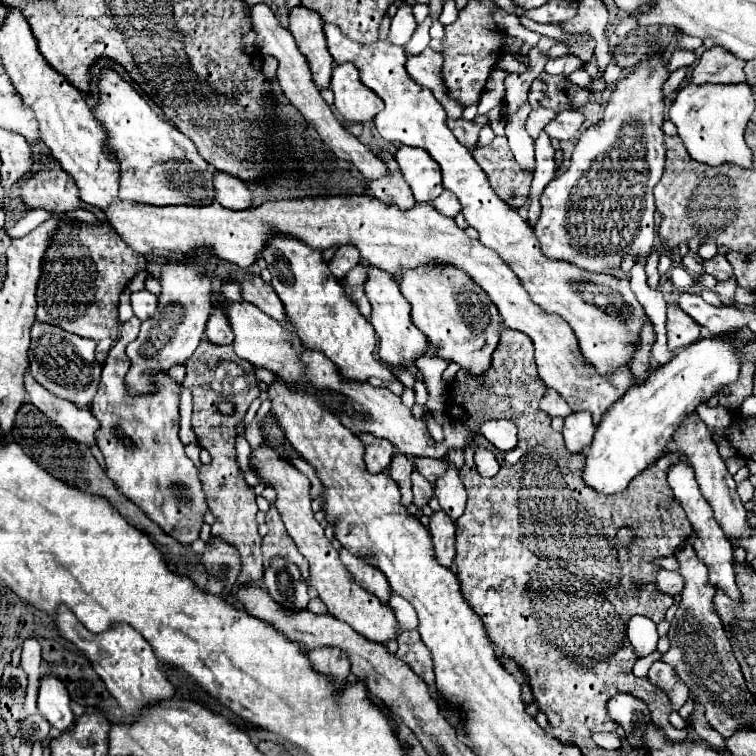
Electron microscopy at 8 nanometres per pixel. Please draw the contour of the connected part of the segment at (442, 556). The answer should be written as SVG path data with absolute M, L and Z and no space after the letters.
M434 512L430 518L430 526L428 532L432 536L432 546L434 546L434 556L436 560L450 568L454 564L454 556L456 556L456 528L450 522L450 518L446 516L446 512Z

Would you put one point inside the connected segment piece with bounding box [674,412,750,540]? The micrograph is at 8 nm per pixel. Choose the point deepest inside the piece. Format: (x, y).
(694, 441)

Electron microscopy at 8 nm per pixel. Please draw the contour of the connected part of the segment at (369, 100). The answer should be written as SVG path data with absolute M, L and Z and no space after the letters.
M346 62L334 68L332 92L336 94L334 106L348 122L368 122L382 110L382 100L360 82L354 64Z

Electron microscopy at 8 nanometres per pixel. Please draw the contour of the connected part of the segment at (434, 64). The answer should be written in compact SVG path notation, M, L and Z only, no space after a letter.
M426 48L418 56L408 56L406 70L414 82L418 82L420 86L426 86L434 92L436 100L444 106L444 110L450 118L458 120L458 118L462 118L464 108L462 108L462 104L458 104L458 100L450 98L450 92L442 80L442 64L444 64L442 54L434 52L432 48Z

